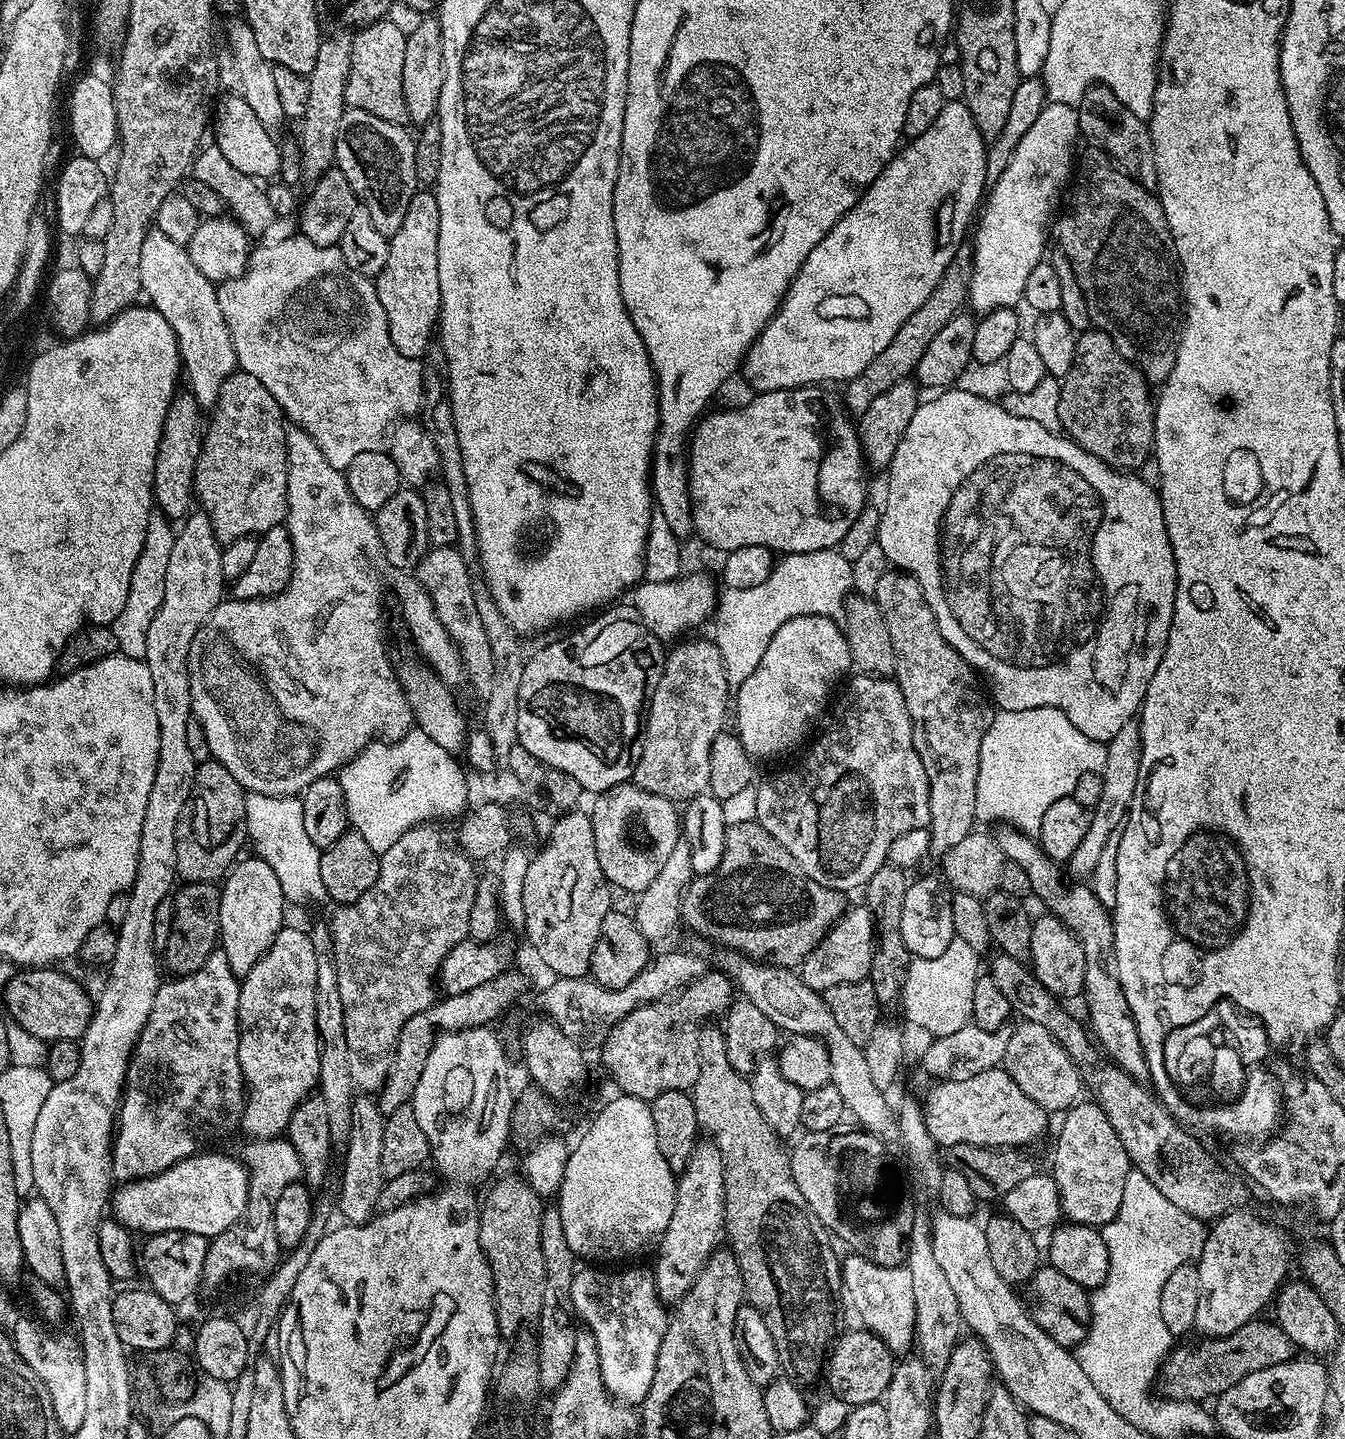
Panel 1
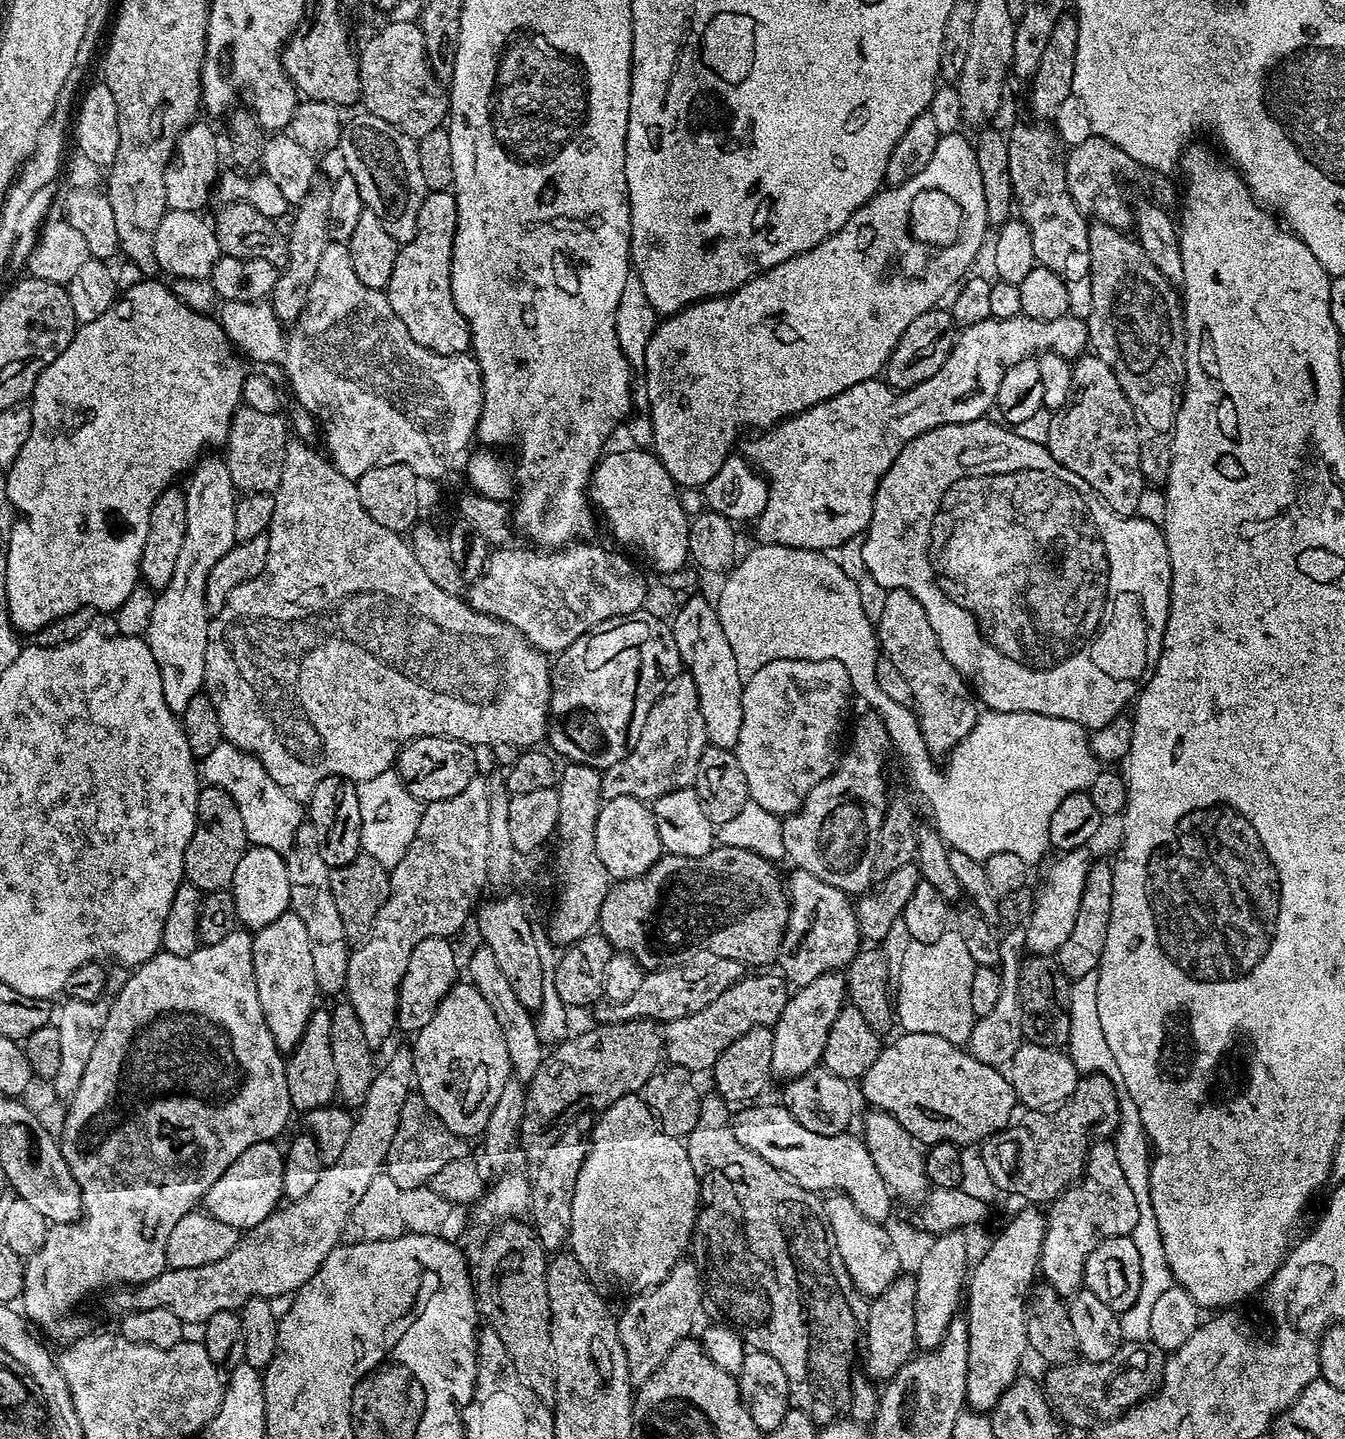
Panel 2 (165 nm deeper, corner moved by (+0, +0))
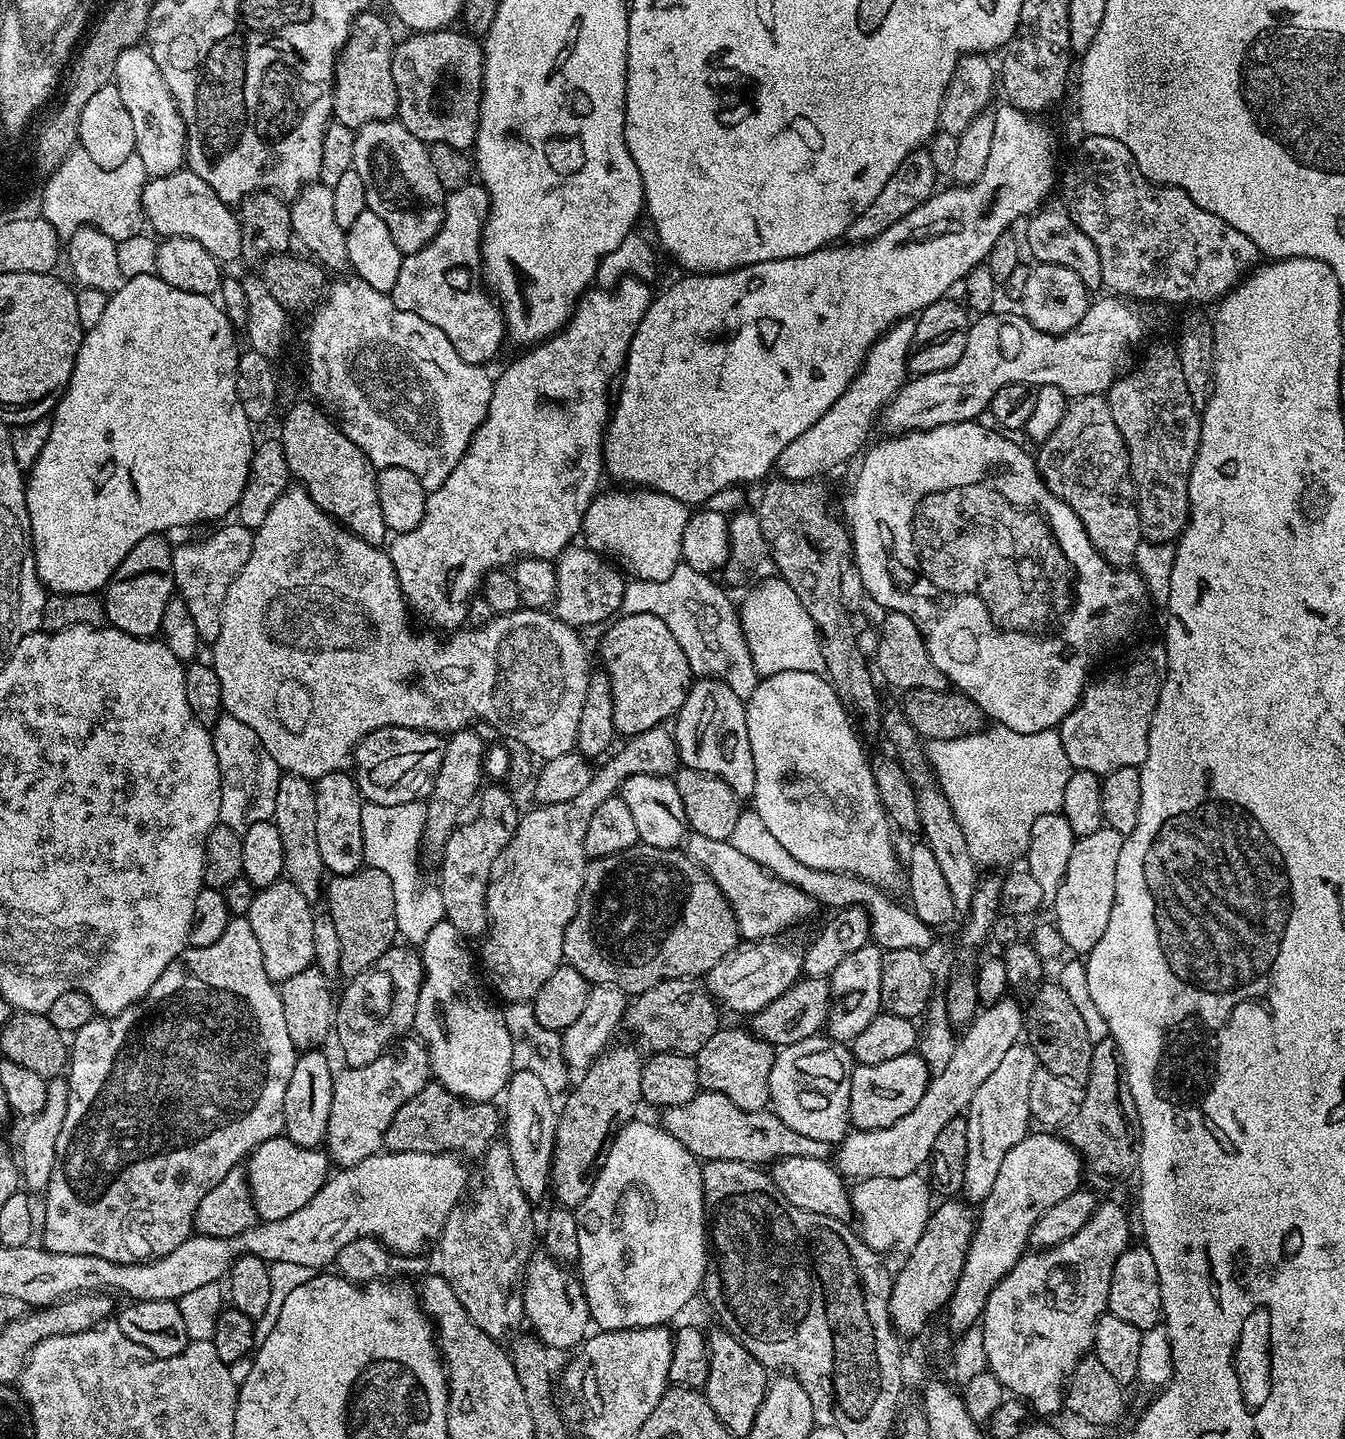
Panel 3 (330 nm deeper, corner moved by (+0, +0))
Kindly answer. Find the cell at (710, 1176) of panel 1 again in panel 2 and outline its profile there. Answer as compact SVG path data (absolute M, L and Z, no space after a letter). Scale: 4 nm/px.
M682 1258L672 1267L668 1277L658 1286L649 1288L648 1291L642 1292L631 1297L632 1300L624 1308L624 1313L619 1313L616 1332L620 1336L620 1345L624 1348L624 1354L628 1359L628 1375L633 1381L642 1382L662 1366L666 1354L674 1350L678 1341L685 1339L692 1328L692 1323L696 1320L696 1311L702 1308L702 1272L696 1269L696 1264L689 1258Z

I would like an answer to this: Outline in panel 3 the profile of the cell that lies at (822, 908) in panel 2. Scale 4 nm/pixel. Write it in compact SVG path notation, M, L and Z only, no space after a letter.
M692 832L686 840L686 855L707 870L718 890L722 890L734 910L740 935L745 941L779 937L783 928L802 923L812 912L814 901L811 897L800 888L780 880L753 858L740 854L730 840L702 838L702 834Z

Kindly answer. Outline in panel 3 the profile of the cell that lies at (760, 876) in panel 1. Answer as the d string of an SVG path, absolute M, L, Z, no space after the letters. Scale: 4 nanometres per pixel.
M638 842L633 848L627 848L618 854L595 857L584 869L584 885L580 891L576 913L574 918L570 918L570 926L566 926L563 963L569 964L574 970L578 970L578 974L582 974L588 979L589 985L613 984L624 992L635 994L642 990L650 990L650 986L658 986L658 982L703 977L714 966L718 966L718 962L722 962L726 953L733 952L741 940L740 927L736 921L734 910L728 904L728 899L722 894L722 890L718 890L718 886L710 878L707 870L694 863L683 851L655 848L649 844Z

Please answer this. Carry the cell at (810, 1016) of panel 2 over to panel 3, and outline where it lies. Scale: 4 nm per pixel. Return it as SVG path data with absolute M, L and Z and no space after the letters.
M869 942L862 946L862 950L854 950L847 958L842 958L838 966L834 966L830 977L832 986L832 1009L828 1011L828 1022L826 1025L827 1035L833 1040L851 1042L874 1022L882 1009L880 1006L880 995L882 994L882 958L884 952Z

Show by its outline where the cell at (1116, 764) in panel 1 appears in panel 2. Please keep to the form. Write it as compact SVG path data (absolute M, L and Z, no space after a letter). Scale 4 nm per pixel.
M1091 847L1075 848L1059 853L1056 862L1048 872L1048 881L1036 895L1034 914L1025 927L1025 946L1029 953L1037 956L1051 956L1059 953L1062 942L1070 938L1074 922L1078 918L1078 906L1082 906L1082 894L1086 890L1086 880L1094 863Z

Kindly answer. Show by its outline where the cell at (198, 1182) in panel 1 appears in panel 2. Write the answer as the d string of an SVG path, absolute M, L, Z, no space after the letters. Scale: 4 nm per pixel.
M275 1143L255 1144L246 1149L204 1195L203 1211L226 1226L247 1230L258 1226L271 1212L276 1211L282 1200L282 1170L284 1158Z

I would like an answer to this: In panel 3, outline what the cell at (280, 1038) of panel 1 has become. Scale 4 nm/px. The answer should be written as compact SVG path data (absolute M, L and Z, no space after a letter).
M286 878L276 880L269 888L261 888L255 893L246 919L254 930L254 938L258 938L258 947L262 949L262 966L266 966L266 974L274 982L294 978L294 974L302 974L302 970L313 967L315 961L313 913L313 901L308 900L306 894L302 894L302 890L298 890L298 886L294 886Z

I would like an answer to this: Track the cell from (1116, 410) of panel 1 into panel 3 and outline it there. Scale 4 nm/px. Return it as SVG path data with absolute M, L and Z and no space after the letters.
M1103 395L1098 396L1078 396L1069 403L1066 414L1062 417L1062 422L1058 422L1058 426L1054 429L1054 434L1050 434L1050 438L1046 438L1044 443L1039 445L1038 451L1035 453L1036 468L1040 471L1040 477L1044 480L1044 484L1055 496L1062 502L1066 502L1074 510L1074 514L1078 514L1078 518L1082 522L1082 526L1086 530L1092 545L1100 551L1100 556L1113 568L1127 569L1129 565L1135 561L1136 551L1142 543L1140 534L1140 519L1138 518L1138 506L1136 505L1136 487L1132 481L1132 470L1130 468L1130 458L1126 450L1126 442L1122 438L1122 434L1118 434L1118 425L1114 423L1114 414L1110 414L1110 406L1107 399Z

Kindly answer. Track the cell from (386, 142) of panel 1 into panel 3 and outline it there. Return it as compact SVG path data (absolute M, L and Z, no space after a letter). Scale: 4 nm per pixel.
M396 118L370 122L355 133L352 167L366 186L368 211L390 226L390 238L394 238L401 254L422 250L442 226L446 195L424 141L414 138Z

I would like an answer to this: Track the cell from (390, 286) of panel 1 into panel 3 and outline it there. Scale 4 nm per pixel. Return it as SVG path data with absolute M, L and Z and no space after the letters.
M470 182L458 190L447 193L444 198L444 221L434 234L434 238L422 250L410 252L404 256L402 266L398 270L398 282L394 282L390 293L394 306L398 310L406 310L410 314L418 314L430 326L438 326L446 338L458 350L465 364L487 365L487 360L496 356L500 343L505 343L506 329L504 314L490 293L482 279L482 265L480 263L480 239L484 233L484 224L488 221L488 191L479 182Z

